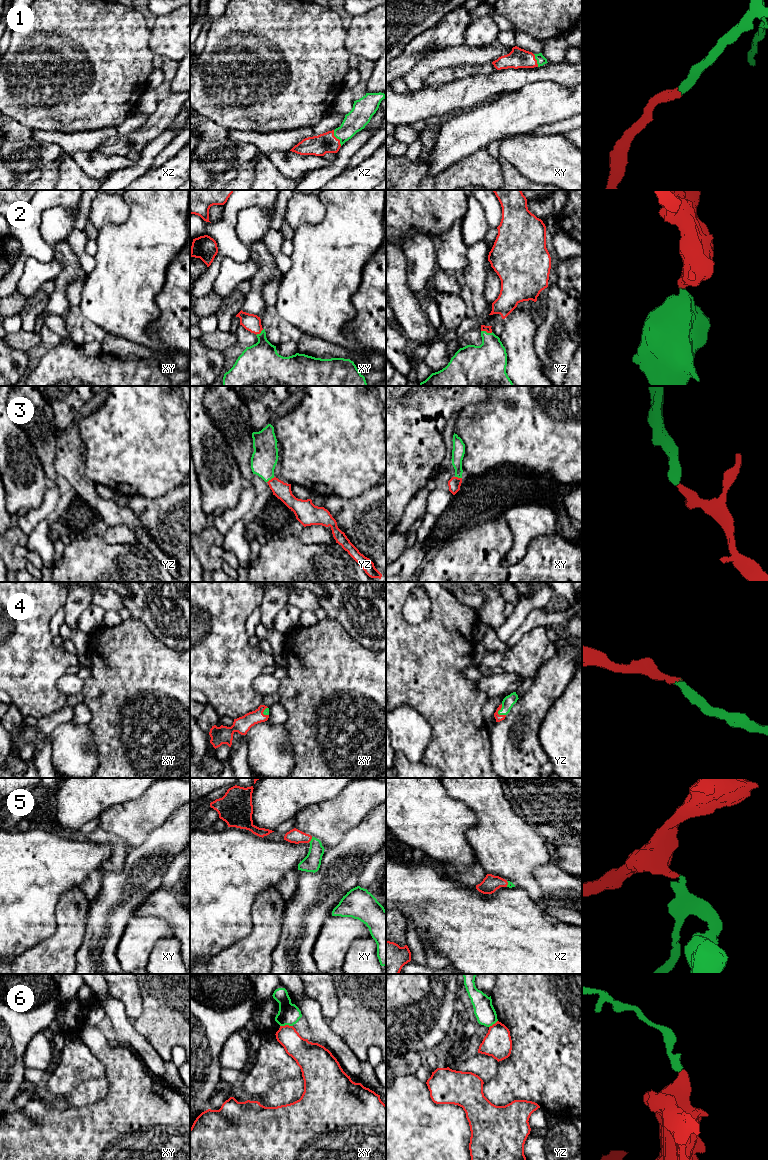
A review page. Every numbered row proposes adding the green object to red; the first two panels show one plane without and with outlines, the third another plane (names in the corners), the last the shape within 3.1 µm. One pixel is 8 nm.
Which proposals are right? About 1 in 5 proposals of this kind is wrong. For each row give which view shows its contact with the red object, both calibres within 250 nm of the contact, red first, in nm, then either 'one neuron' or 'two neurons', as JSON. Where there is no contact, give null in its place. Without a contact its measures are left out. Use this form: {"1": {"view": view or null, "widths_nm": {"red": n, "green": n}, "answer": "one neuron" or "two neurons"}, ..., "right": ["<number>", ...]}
{"1": {"view": "xz", "widths_nm": {"red": 160, "green": 170}, "answer": "one neuron"}, "2": {"view": "yz", "widths_nm": {"red": 50, "green": 300}, "answer": "one neuron"}, "3": {"view": "yz", "widths_nm": {"red": 140, "green": 200}, "answer": "one neuron"}, "4": {"view": "yz", "widths_nm": {"red": 50, "green": 90}, "answer": "one neuron"}, "5": {"view": "xy", "widths_nm": {"red": 120, "green": 140}, "answer": "one neuron"}, "6": {"view": "xy", "widths_nm": {"red": 190, "green": 180}, "answer": "two neurons"}, "right": ["1", "2", "3", "4", "5"]}

